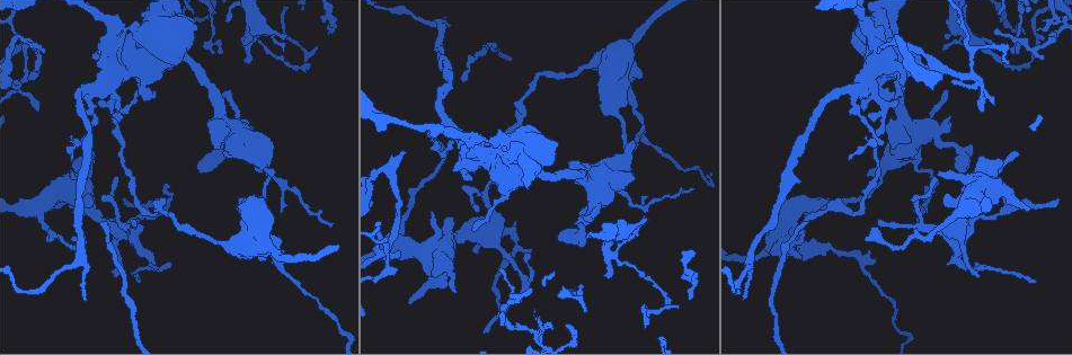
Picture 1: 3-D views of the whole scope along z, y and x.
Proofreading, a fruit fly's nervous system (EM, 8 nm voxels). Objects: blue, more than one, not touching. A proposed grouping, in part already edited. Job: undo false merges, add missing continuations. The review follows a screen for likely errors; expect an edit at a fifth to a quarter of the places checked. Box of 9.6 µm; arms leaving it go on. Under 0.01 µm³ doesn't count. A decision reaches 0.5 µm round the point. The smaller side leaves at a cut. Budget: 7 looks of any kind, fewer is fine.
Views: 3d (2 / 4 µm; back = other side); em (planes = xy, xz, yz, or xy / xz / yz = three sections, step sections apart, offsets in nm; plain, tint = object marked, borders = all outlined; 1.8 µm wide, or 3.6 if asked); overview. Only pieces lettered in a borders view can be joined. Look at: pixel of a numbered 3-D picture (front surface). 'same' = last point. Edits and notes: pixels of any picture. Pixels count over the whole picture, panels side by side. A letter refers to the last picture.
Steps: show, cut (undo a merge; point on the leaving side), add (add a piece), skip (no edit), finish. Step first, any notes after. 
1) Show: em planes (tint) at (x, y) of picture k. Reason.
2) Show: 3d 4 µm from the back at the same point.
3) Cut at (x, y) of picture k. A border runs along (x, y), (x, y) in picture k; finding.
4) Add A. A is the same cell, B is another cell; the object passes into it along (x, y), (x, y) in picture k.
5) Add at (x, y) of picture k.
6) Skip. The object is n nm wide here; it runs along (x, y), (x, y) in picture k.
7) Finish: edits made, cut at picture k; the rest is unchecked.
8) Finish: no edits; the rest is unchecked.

Show: 3d 4 µm from the back at (498, 142) of picture 1. Calibre changes.

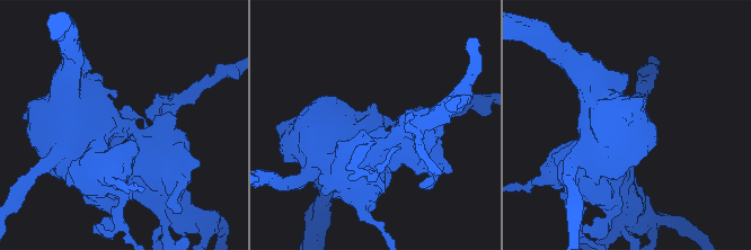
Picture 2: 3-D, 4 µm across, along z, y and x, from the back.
Show: em 3.6 µm xy step 8 (borders) at (126, 121) of picture 2. Shape alone is not enough.

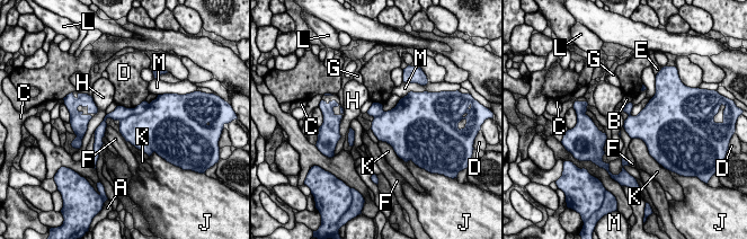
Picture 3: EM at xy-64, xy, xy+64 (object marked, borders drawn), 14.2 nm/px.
Cut at (121, 112) of picture 3. The object is 320 nm wide here; A, B, C, D, E, F, G, H, J, K, L and M are other cells; the part that leaves runs along (144, 104), (109, 115), (98, 138) in picture 3; a second cell is stuck on.

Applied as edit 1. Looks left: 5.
Show: 3d 4 µm at (437, 151) of picture 1. Abrupt turn.

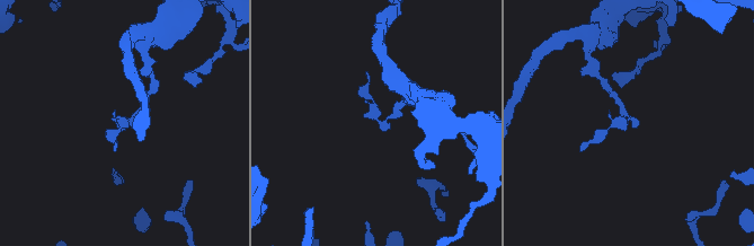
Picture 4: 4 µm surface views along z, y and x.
Show: em yz step 16 (tint) at (628, 119) of picture 4.

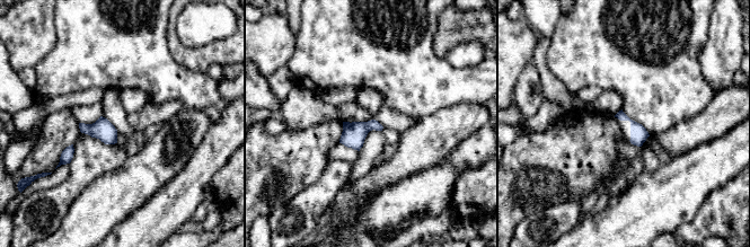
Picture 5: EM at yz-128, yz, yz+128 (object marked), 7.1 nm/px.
Show: em planes (borders) at the same point. Cut it another way.

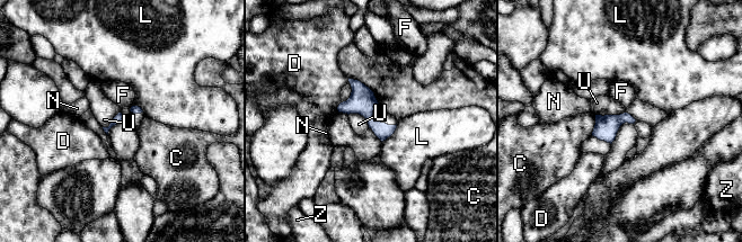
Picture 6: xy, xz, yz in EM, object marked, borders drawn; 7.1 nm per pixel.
Skip. C, D, F, L, N, U and Z are other cells; a border runs along (625, 111), (595, 115) in picture 6; one cell here.

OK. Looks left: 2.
Show: em 3.6 µm xy step 16 (borders) at (609, 253) of picture 1. Thick turns thin.

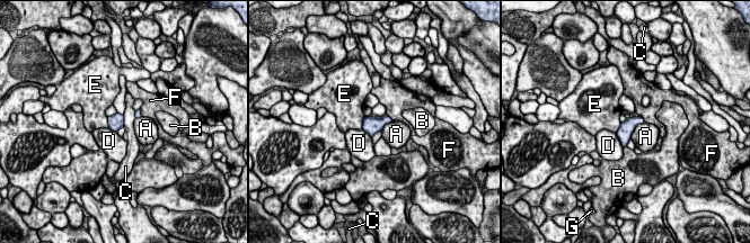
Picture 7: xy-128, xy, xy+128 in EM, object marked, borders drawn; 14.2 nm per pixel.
Show: em 3.6 µm planes (borders) at the same point.

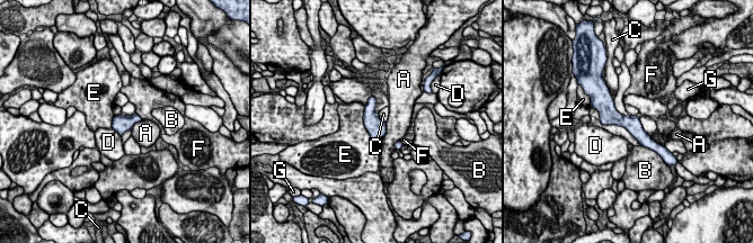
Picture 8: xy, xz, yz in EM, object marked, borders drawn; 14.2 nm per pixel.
Skip. A, B, C, D, E, F and G are other cells; a border runs along (378, 113), (378, 116), (384, 123) in picture 8; all the same cell.

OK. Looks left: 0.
Finish: edits made, cut at picture 3; the rest is unchecked.

